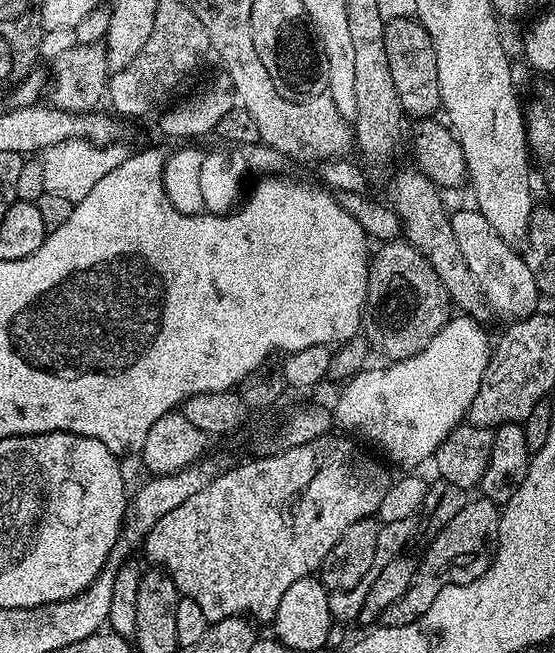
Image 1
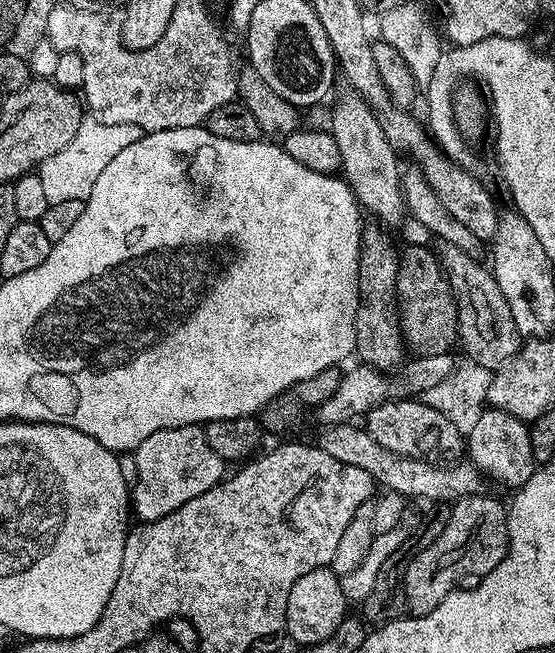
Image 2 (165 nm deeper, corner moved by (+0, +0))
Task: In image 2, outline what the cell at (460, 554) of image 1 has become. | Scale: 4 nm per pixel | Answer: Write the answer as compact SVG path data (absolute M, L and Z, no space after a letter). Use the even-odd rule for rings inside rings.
M481 494L479 496L467 496L461 500L455 501L451 505L449 520L445 524L445 528L439 534L438 538L434 538L434 542L430 546L426 546L426 550L422 550L414 558L414 562L410 562L403 574L403 595L407 604L407 611L414 616L425 616L430 614L430 610L434 610L434 606L438 606L438 602L442 602L442 598L446 598L467 576L479 578L484 576L490 570L494 570L501 564L508 554L508 513L505 505L499 504L494 497L489 494Z

